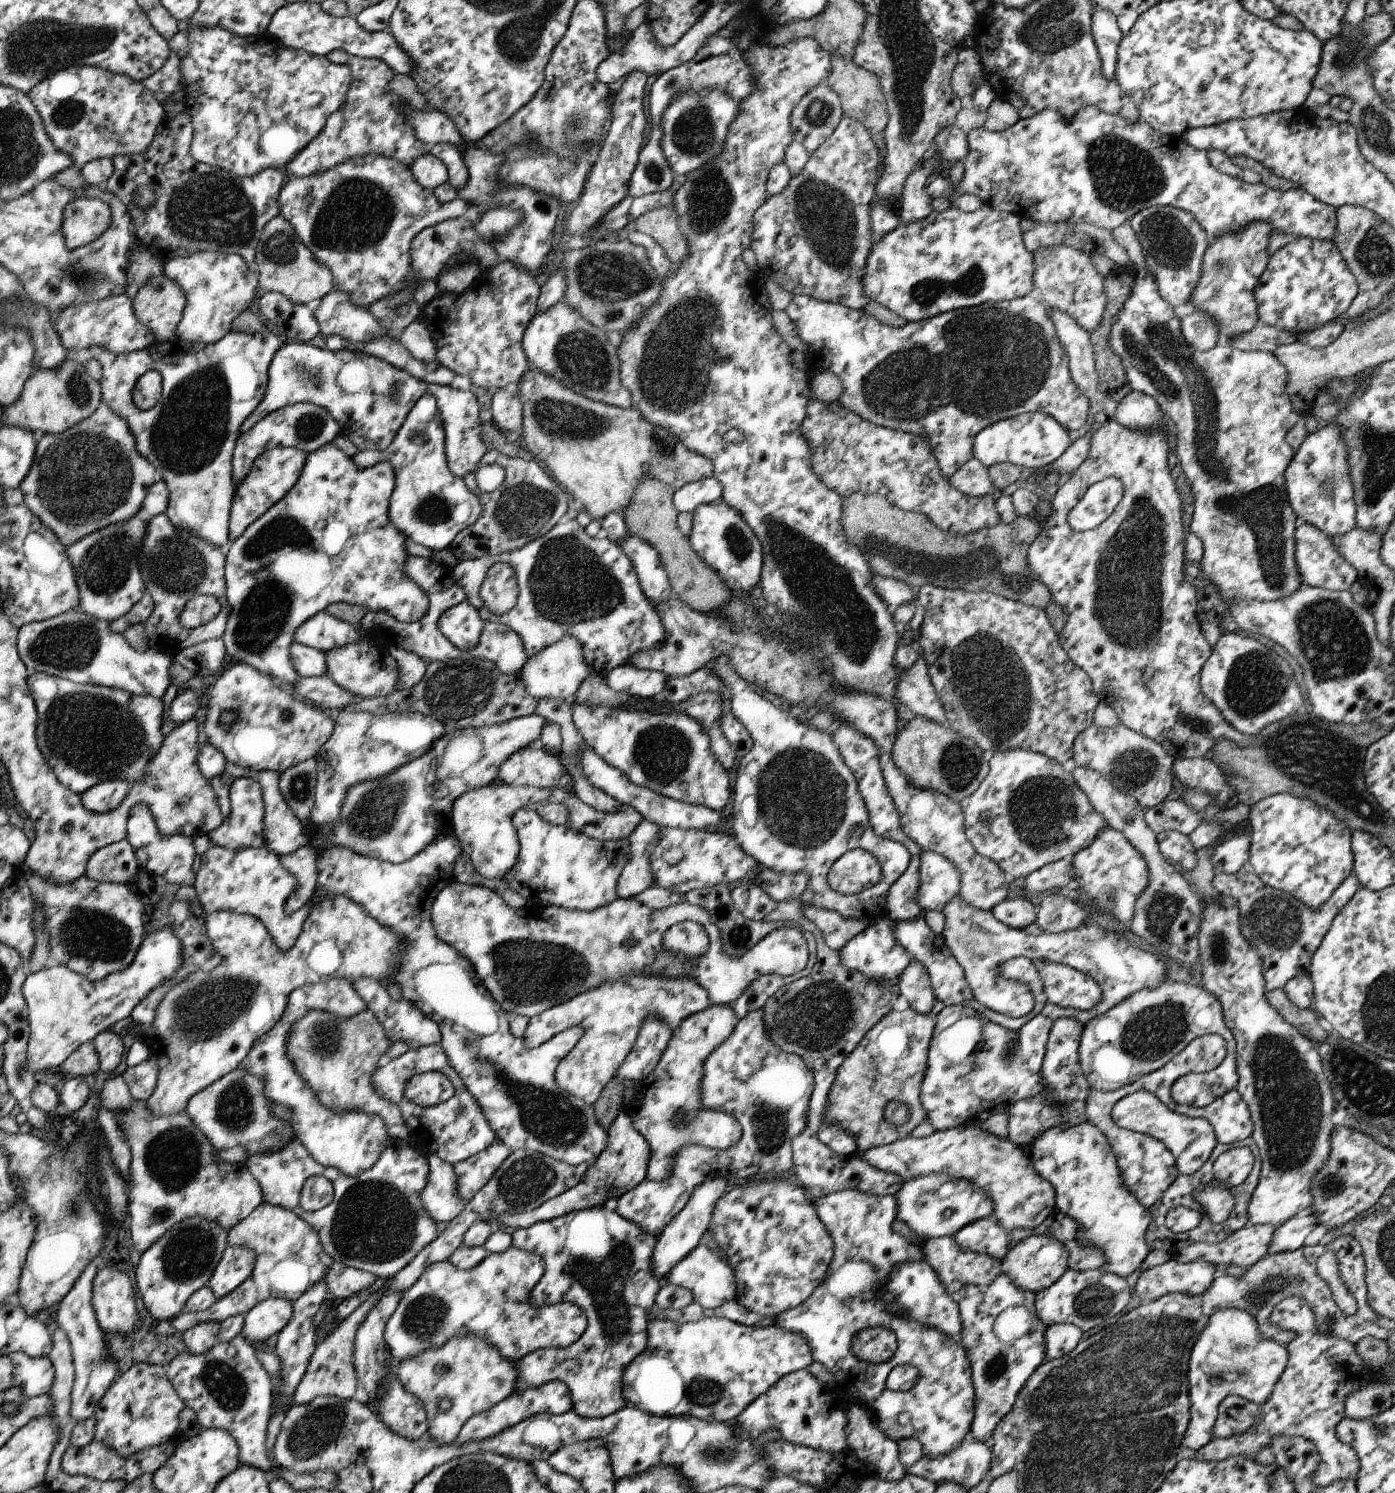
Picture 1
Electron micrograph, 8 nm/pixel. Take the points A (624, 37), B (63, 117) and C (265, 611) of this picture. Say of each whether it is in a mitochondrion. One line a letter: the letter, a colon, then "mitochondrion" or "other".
A: other
B: mitochondrion
C: mitochondrion

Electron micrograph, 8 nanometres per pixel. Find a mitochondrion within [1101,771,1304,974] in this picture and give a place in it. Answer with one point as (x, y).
(1161, 909)

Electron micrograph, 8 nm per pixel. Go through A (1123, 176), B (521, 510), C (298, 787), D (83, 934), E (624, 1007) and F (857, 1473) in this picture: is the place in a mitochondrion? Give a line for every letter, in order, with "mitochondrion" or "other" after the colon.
A: mitochondrion
B: mitochondrion
C: mitochondrion
D: mitochondrion
E: other
F: other

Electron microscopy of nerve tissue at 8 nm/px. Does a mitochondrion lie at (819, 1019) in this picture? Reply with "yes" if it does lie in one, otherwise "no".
yes

